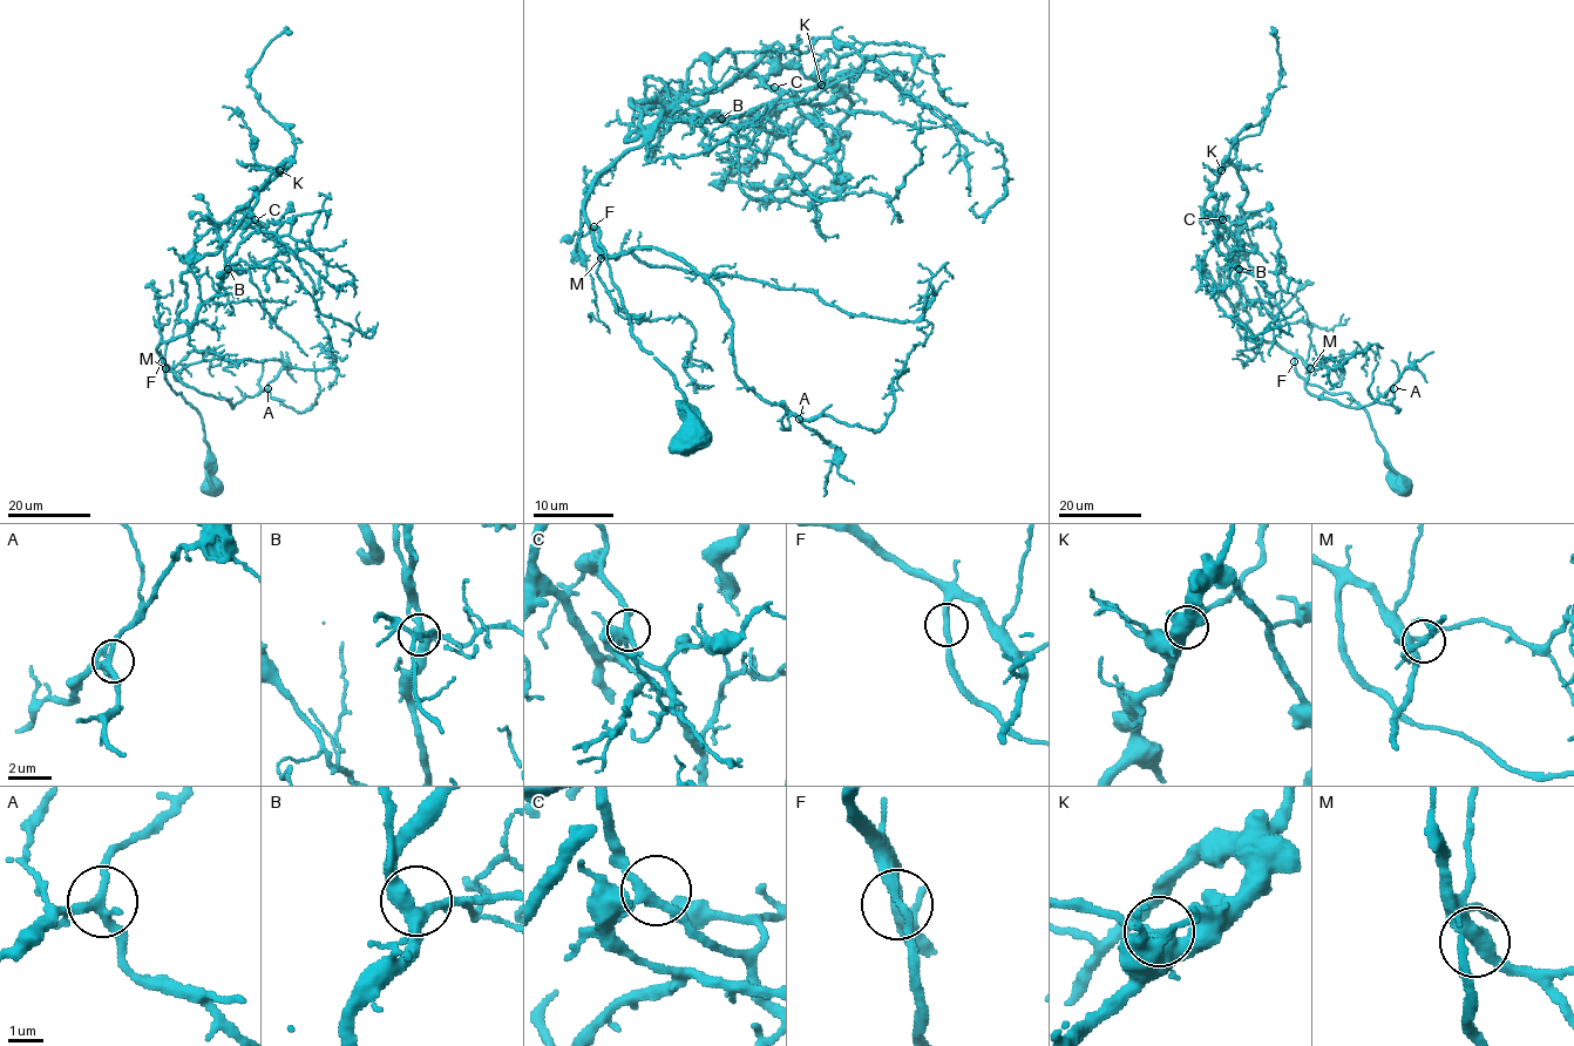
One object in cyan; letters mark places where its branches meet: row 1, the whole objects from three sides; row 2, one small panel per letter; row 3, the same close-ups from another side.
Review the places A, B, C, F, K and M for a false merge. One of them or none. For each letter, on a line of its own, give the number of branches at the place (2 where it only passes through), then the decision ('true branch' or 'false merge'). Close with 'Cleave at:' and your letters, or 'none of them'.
A: 3 | true branch
B: 3 | true branch
C: 3 | true branch
F: 2 | true branch
K: 3 | true branch
M: 3 | true branch
Cleave at: none of them

